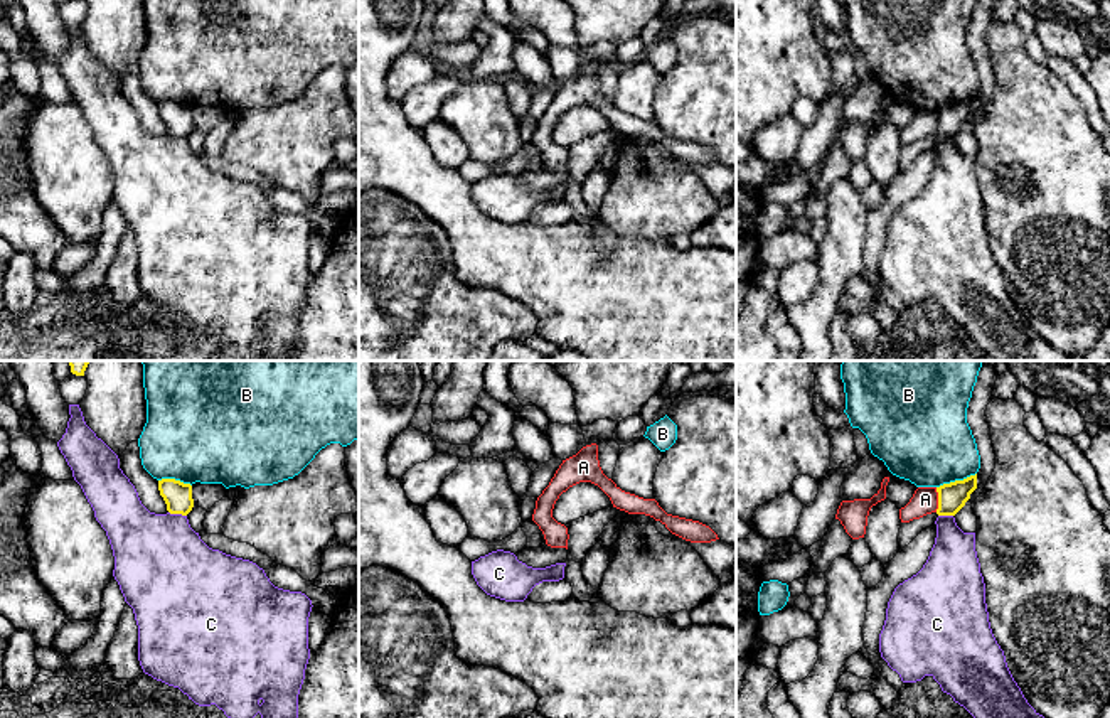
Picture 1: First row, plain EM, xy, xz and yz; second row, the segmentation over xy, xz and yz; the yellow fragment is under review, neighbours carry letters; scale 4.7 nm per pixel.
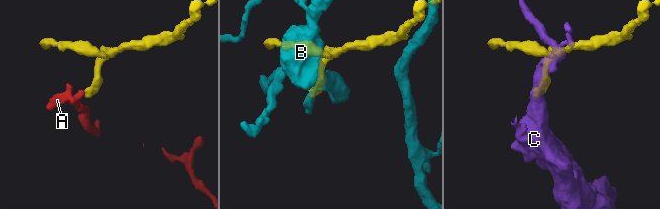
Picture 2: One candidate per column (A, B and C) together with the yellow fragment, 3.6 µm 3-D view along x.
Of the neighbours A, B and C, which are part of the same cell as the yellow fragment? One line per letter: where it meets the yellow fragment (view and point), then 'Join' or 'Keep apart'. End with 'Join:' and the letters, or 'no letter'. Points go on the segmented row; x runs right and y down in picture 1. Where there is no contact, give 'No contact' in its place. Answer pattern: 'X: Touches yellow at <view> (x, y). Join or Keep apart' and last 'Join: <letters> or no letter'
A: Touches yellow at yz (939, 499). Keep apart
B: Touches yellow at yz (955, 481). Keep apart
C: Touches yellow at xy (177, 513). Keep apart
Join: no letter

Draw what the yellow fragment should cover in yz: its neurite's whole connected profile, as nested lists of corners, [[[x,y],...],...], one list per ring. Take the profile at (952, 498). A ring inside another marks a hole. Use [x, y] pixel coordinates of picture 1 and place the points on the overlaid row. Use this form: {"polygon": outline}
{"polygon": [[[977,474],[963,480],[955,480],[937,487],[938,492],[938,516],[955,516],[965,502],[970,499],[970,494],[977,489]]]}

